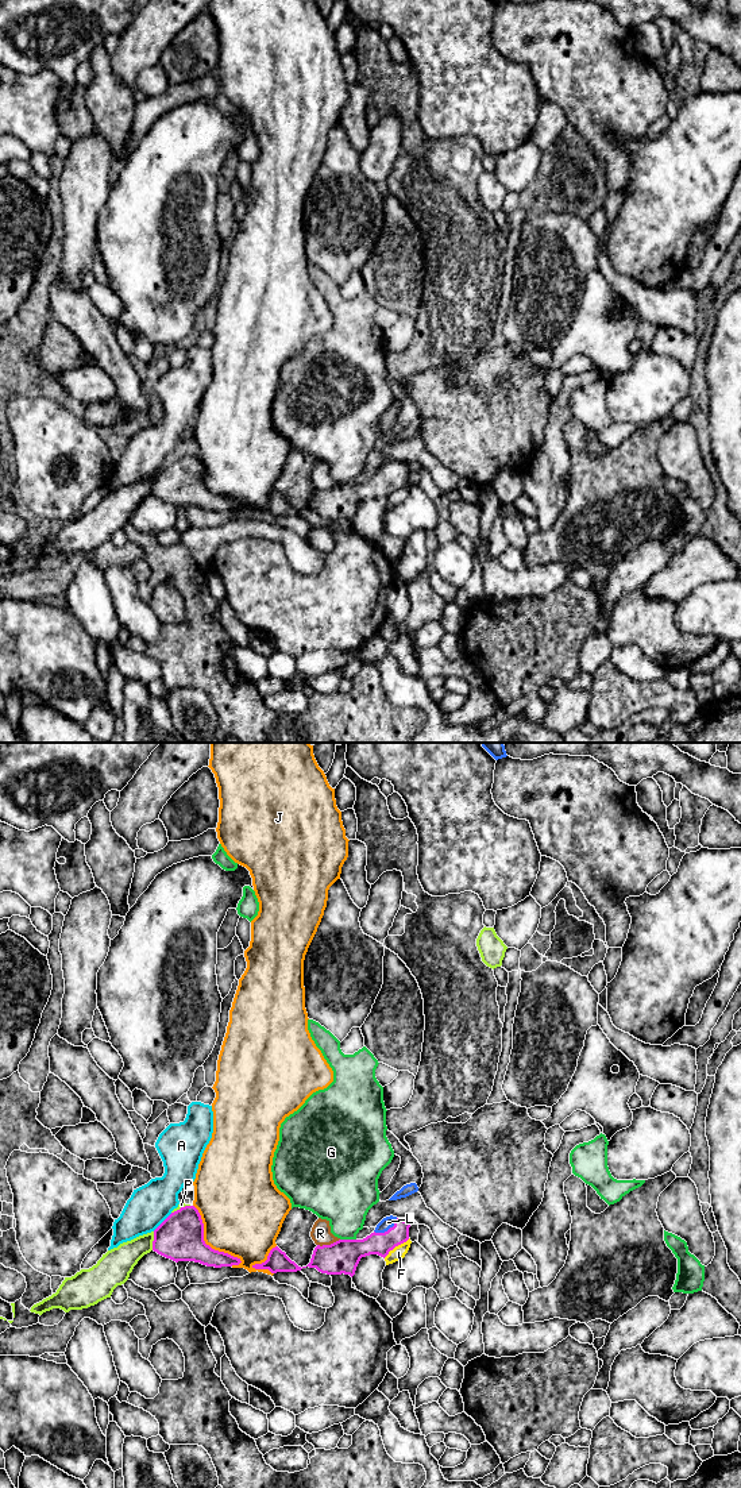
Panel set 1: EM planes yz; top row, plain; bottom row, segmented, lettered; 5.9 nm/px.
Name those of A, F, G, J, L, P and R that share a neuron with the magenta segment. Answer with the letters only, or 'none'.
L

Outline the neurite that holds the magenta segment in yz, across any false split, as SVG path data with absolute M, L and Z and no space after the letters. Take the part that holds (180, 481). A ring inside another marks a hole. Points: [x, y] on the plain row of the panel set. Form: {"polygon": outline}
{"polygon": "M185 450L171 456L154 474L153 494L175 506L194 505L215 512L242 506L240 502L205 487L204 467L194 450Z"}

